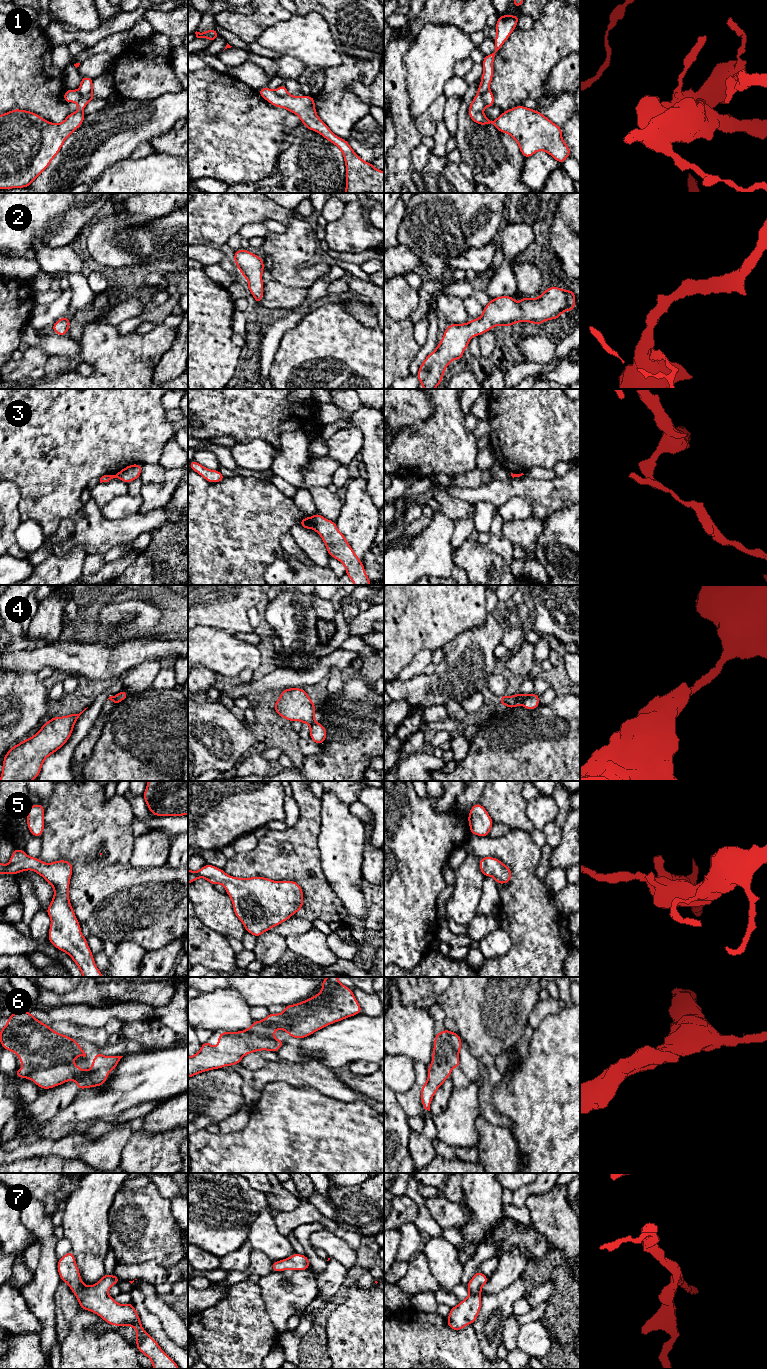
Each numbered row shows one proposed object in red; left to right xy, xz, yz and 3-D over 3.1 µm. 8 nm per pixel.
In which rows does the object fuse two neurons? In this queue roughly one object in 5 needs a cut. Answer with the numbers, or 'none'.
1, 3, 4

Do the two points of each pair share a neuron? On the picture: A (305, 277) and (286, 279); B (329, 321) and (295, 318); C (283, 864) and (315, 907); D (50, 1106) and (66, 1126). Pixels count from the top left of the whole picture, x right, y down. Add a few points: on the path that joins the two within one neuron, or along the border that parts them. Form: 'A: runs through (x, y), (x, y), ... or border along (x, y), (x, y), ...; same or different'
A: runs through (300, 278), (291, 279); same
B: border along (310, 312), (283, 334); different
C: runs through (295, 871), (313, 889), (315, 895); same
D: border along (74, 1099), (48, 1119), (33, 1120); different

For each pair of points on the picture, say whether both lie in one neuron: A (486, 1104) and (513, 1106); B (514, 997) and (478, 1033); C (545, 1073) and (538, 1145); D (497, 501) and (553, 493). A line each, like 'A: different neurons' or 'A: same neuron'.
A: different neurons
B: same neuron
C: same neuron
D: same neuron

